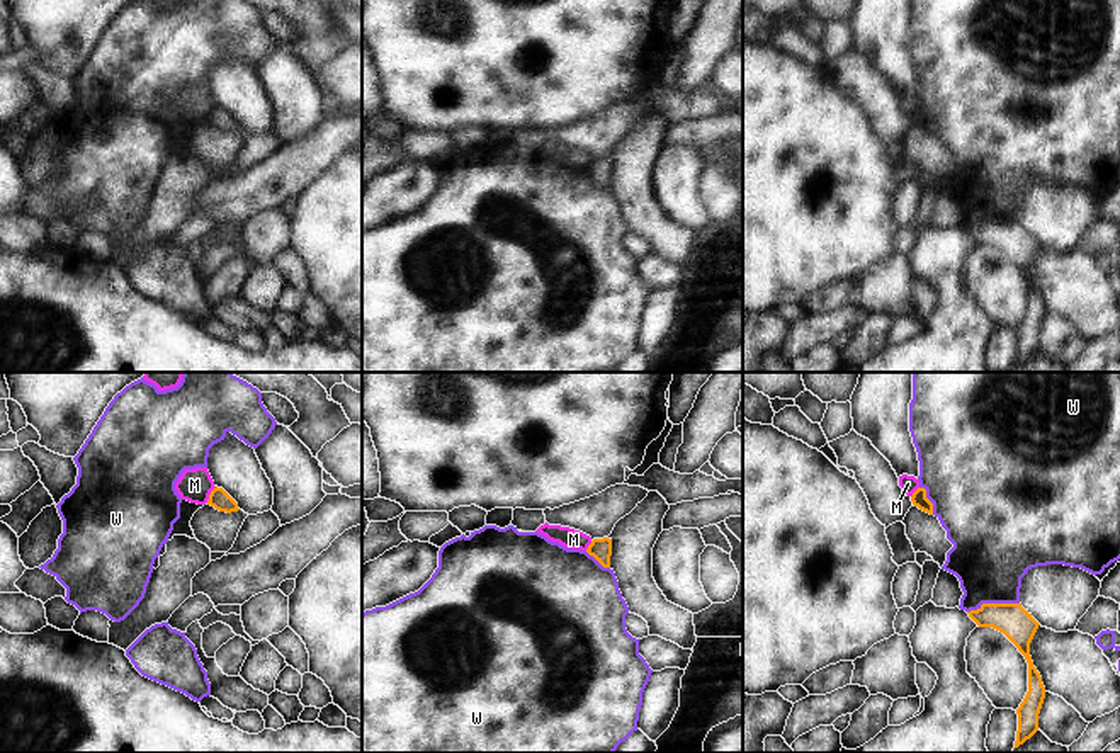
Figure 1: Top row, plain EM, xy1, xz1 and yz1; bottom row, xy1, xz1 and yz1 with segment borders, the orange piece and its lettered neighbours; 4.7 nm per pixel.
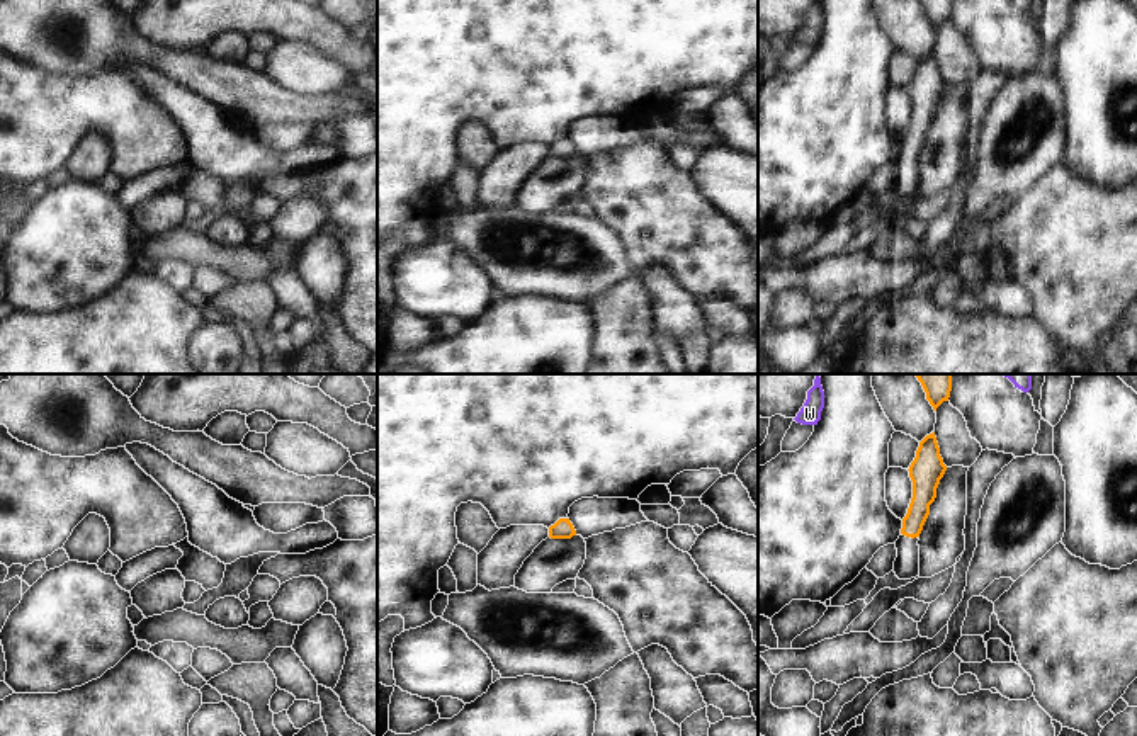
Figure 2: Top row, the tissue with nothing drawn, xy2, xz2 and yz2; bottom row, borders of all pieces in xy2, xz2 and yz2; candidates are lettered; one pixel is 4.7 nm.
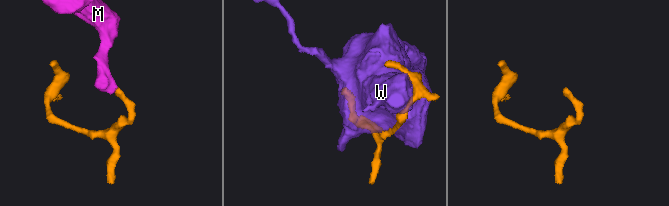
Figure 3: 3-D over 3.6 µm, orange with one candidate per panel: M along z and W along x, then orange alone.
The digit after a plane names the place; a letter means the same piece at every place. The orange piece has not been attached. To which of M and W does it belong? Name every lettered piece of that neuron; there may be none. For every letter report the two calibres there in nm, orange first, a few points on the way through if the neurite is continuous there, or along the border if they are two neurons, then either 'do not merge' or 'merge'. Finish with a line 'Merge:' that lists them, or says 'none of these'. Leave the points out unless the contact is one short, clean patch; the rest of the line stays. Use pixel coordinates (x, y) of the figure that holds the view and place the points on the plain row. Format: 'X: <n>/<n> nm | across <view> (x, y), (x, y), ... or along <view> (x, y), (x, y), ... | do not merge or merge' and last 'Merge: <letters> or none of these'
M: 90/160 nm | along xy1 (216, 106), (206, 121) | do not merge
W: 160/380 nm | do not merge
Merge: none of these

